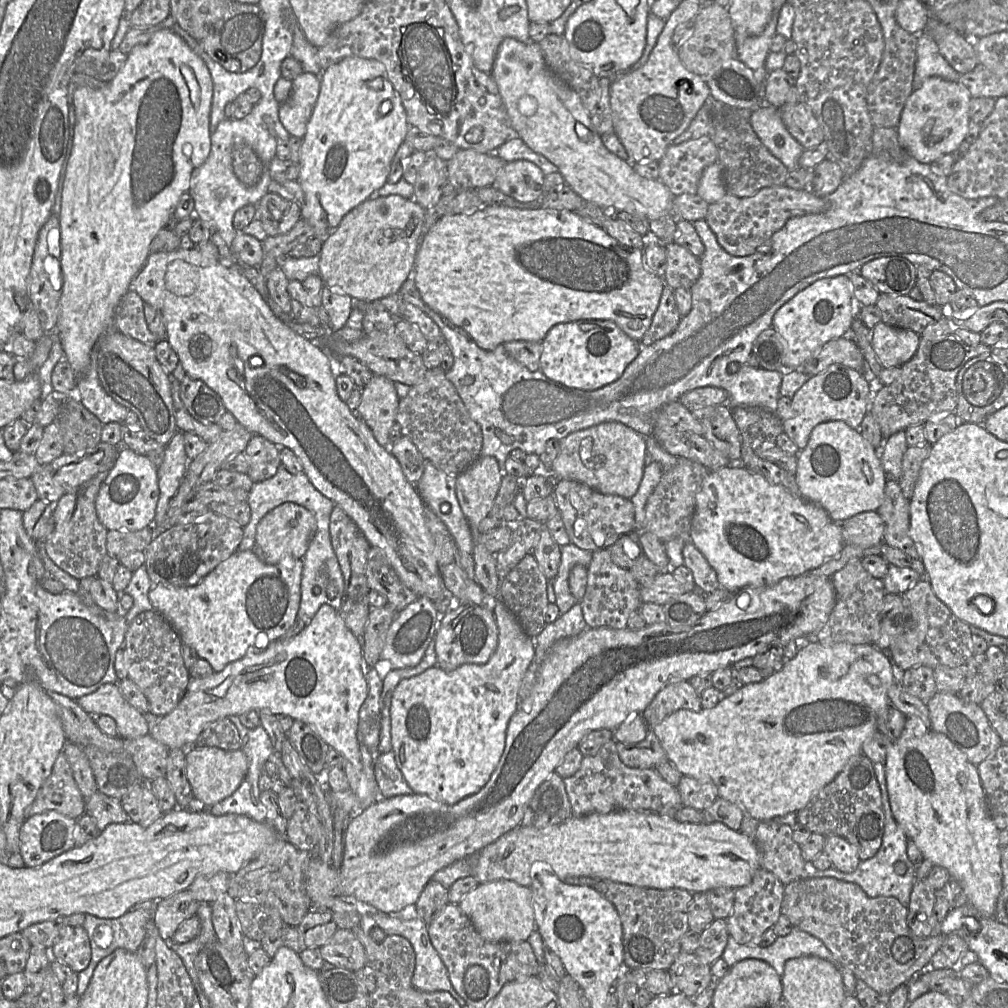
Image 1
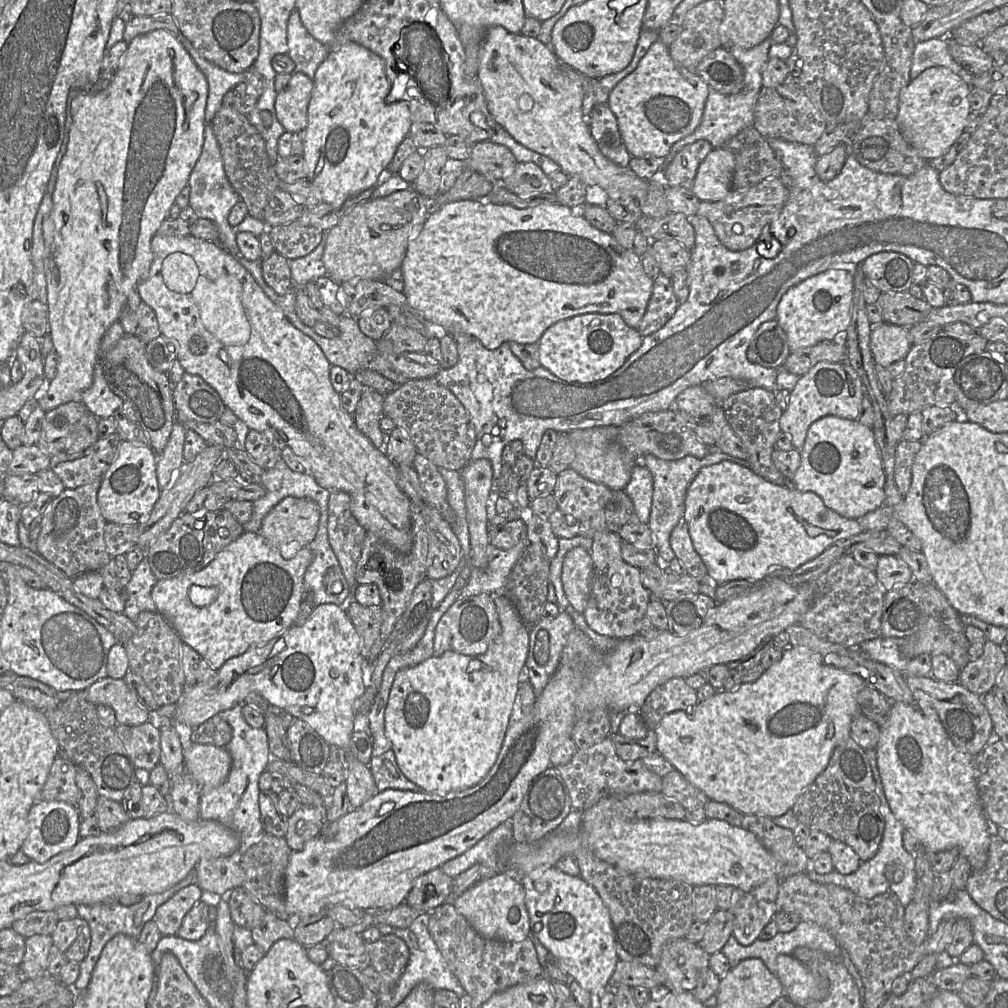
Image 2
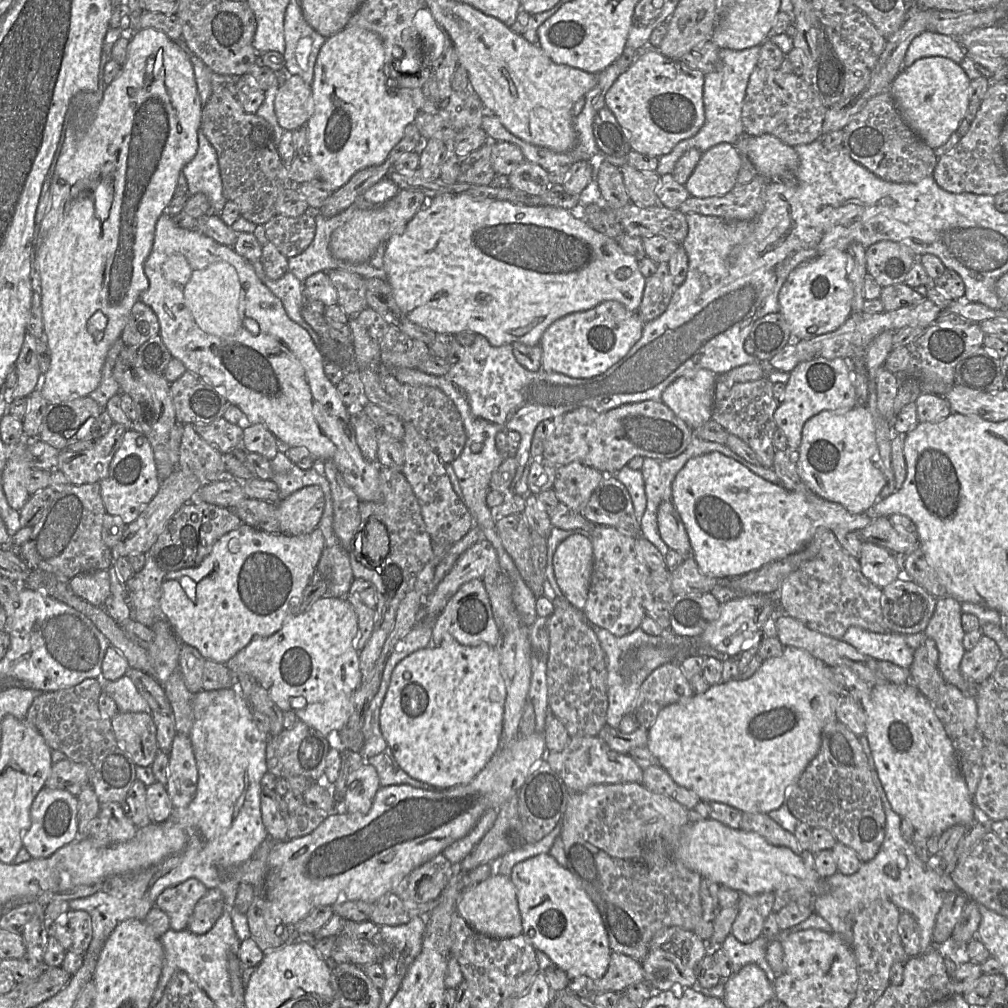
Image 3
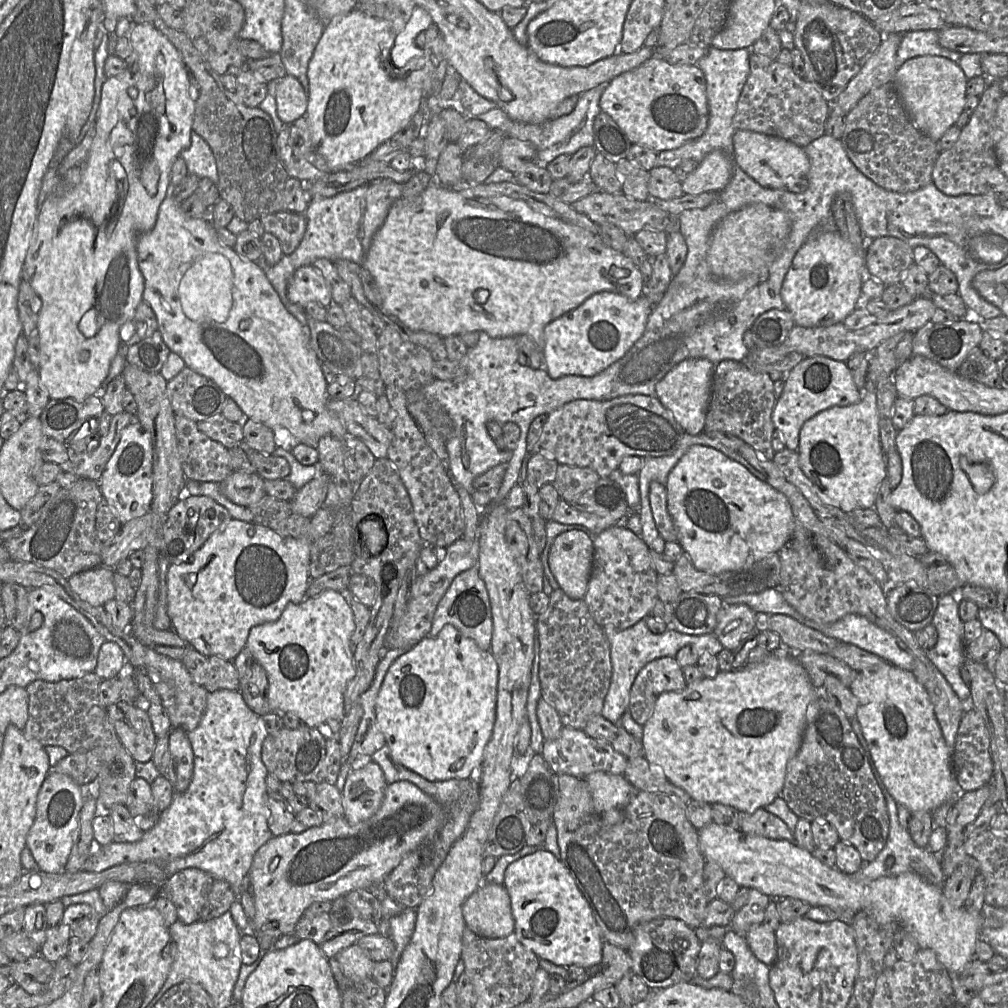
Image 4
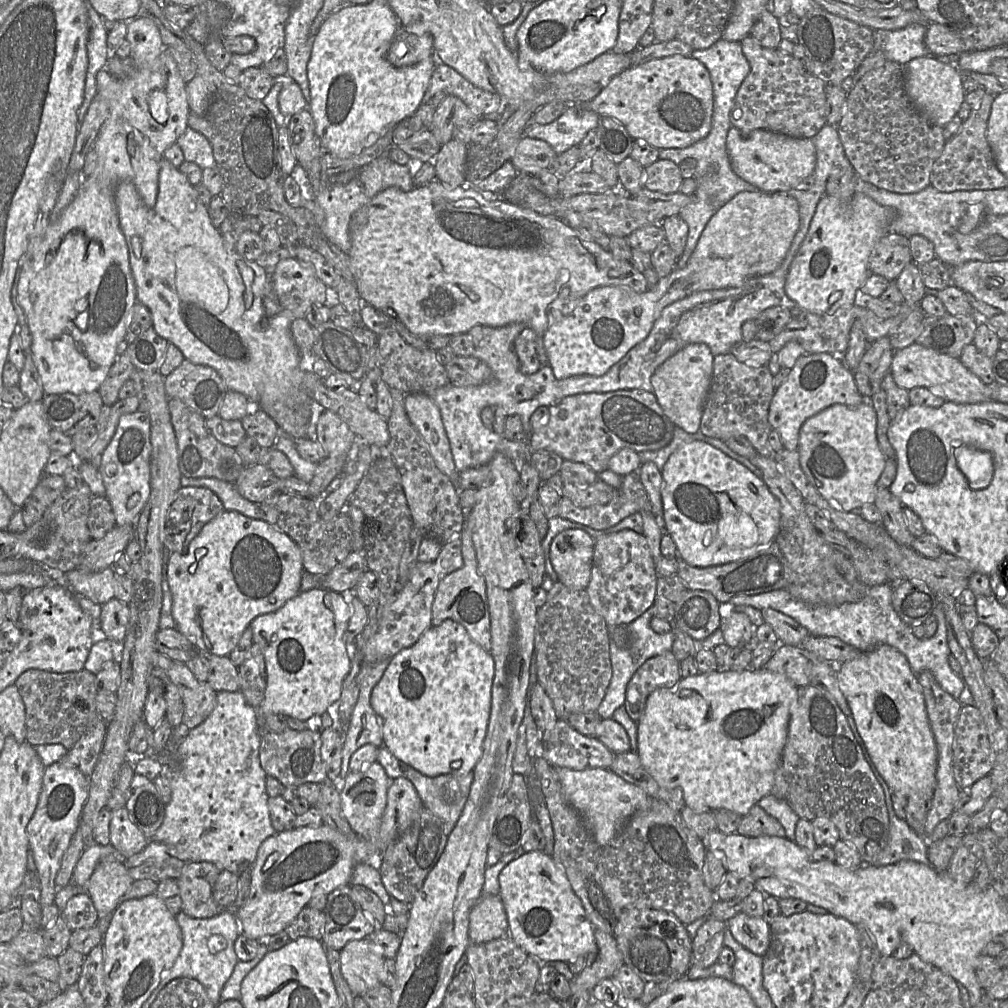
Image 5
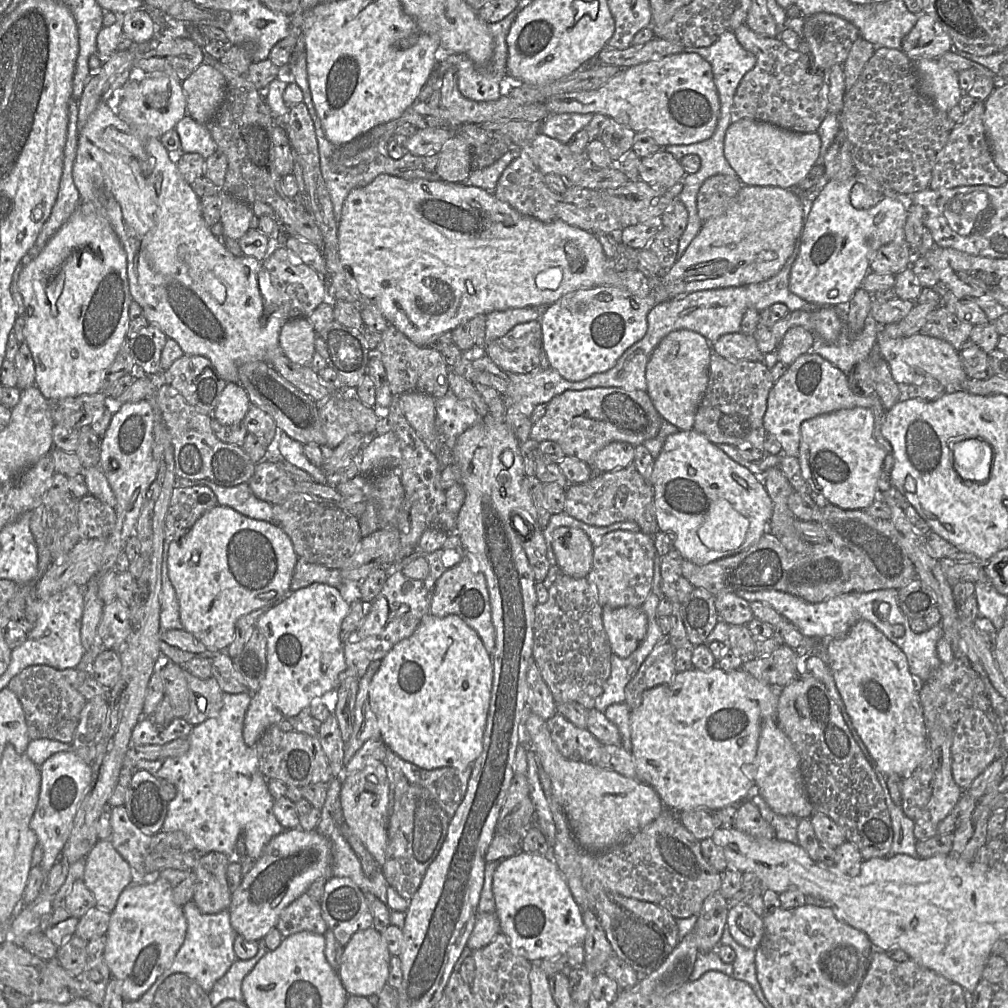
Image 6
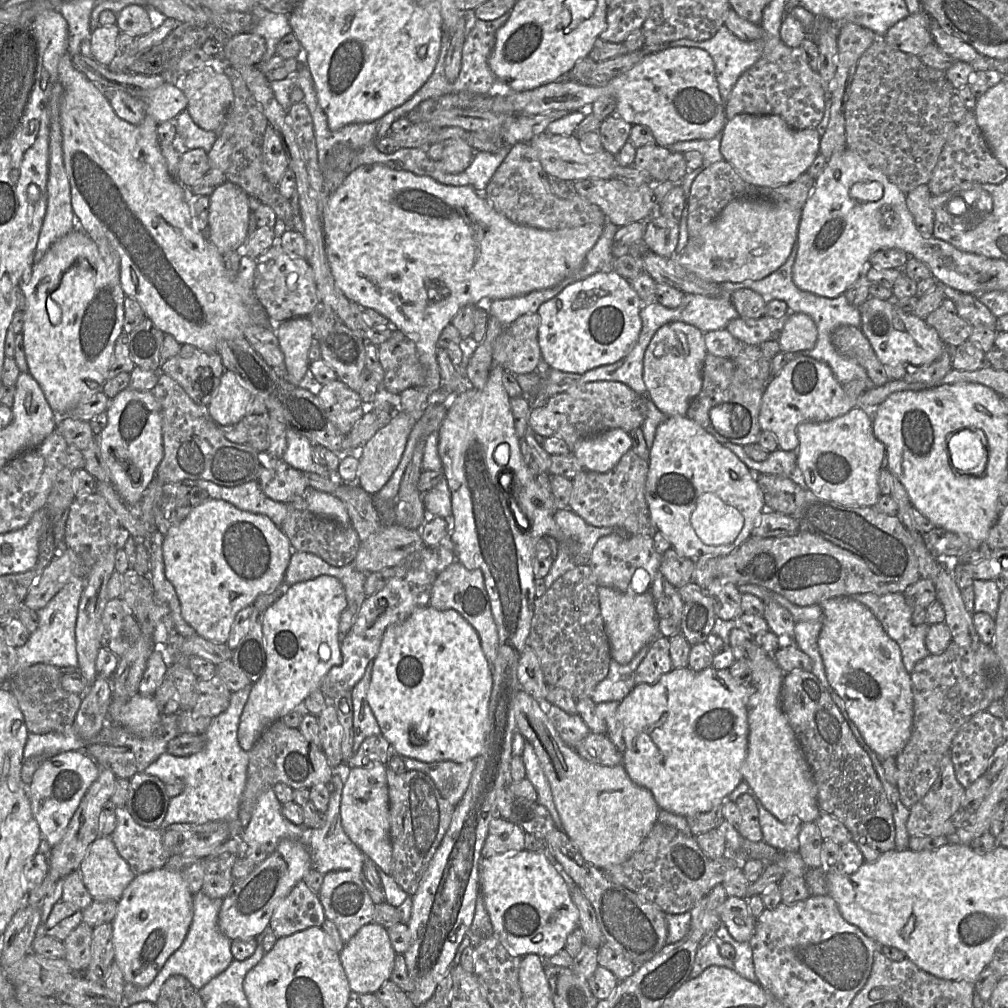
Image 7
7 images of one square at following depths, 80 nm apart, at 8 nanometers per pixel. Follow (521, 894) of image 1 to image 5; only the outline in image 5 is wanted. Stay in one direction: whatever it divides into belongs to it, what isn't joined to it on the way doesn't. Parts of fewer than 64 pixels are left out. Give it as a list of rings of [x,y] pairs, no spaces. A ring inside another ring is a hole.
[[[482,893],[469,915],[470,943],[485,943],[508,933],[508,918],[501,897]]]

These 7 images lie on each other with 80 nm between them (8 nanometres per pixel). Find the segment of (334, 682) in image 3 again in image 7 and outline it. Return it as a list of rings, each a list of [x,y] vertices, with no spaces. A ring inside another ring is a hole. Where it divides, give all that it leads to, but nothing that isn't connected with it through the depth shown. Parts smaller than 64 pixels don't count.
[[[321,575],[312,580],[289,586],[285,593],[264,612],[263,635],[266,651],[266,667],[260,679],[253,684],[244,706],[238,728],[238,741],[244,751],[249,752],[264,730],[273,722],[282,719],[315,690],[330,669],[341,665],[343,656],[339,641],[341,614],[348,607],[343,584],[335,577]]]

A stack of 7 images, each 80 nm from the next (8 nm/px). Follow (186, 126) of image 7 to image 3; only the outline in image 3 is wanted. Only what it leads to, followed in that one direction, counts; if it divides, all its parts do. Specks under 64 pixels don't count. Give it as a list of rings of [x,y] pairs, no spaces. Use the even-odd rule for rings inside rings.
[[[201,131],[198,132],[199,147],[191,162],[183,168],[189,184],[190,196],[203,193],[208,197],[213,214],[221,214],[226,202],[215,148]]]

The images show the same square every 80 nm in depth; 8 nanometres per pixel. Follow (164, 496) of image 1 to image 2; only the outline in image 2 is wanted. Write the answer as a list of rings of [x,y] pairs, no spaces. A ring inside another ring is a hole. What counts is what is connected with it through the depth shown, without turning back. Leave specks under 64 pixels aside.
[[[176,421],[163,452],[157,455],[157,479],[160,492],[171,481],[173,473],[184,463],[185,426]]]

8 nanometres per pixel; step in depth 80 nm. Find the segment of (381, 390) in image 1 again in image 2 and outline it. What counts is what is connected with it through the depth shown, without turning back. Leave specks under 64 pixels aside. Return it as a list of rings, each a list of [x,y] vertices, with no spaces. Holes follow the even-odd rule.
[[[365,388],[353,414],[357,428],[369,438],[375,448],[383,449],[385,435],[380,428],[380,420],[385,416],[383,402],[385,395]]]

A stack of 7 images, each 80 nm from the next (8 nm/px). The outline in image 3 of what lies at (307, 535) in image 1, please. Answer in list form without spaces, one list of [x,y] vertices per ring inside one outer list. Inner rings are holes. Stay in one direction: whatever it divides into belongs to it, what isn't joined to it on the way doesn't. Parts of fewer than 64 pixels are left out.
[[[304,487],[277,504],[276,519],[281,534],[297,536],[318,528],[325,506],[322,489]]]

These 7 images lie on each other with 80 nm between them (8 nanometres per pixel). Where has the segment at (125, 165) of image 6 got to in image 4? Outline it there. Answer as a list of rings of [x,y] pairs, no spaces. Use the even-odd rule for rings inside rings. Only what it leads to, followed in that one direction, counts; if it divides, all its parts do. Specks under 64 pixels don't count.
[[[168,187],[168,195],[162,201],[152,230],[141,234],[136,243],[136,251],[140,272],[144,278],[142,301],[147,303],[155,313],[158,329],[163,341],[171,352],[178,354],[185,362],[186,367],[211,379],[224,392],[233,399],[243,413],[255,422],[261,422],[271,429],[280,427],[287,429],[299,443],[317,448],[319,440],[324,436],[332,436],[344,441],[350,436],[340,419],[327,407],[330,396],[327,392],[328,383],[322,373],[320,360],[310,345],[310,336],[303,332],[303,325],[287,311],[278,293],[273,288],[265,272],[255,262],[240,256],[233,248],[224,245],[218,238],[216,229],[211,222],[204,218],[187,216],[181,205],[172,197],[174,187]]]

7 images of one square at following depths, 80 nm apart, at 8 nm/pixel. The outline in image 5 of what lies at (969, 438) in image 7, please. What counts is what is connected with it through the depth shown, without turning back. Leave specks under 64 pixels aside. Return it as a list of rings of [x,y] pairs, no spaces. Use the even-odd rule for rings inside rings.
[[[967,445],[954,448],[954,452],[957,465],[972,488],[979,489],[983,479],[988,474],[993,475],[993,459],[989,452]]]

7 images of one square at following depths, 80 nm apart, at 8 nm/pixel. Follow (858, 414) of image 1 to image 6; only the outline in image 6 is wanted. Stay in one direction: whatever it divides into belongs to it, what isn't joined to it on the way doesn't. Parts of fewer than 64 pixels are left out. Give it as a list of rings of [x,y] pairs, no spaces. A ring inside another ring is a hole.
[[[807,353],[799,356],[773,384],[763,425],[781,444],[782,455],[798,457],[800,426],[805,420],[841,409],[872,408],[876,401],[881,401],[876,393],[865,397],[855,395],[849,387],[847,374],[822,356]]]

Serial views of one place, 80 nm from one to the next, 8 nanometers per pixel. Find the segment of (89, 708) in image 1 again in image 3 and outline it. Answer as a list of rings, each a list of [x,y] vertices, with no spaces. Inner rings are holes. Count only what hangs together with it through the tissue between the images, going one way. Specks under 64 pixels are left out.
[[[126,675],[114,681],[102,681],[101,690],[115,701],[120,712],[147,712],[151,714],[148,703],[140,695],[130,677]]]

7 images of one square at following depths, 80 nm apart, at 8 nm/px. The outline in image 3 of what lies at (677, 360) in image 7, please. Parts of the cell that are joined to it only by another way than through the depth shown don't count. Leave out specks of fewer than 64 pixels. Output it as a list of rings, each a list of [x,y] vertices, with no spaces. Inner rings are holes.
[[[700,369],[693,376],[681,376],[663,391],[661,401],[692,430],[695,430],[712,420],[717,376],[708,369]]]

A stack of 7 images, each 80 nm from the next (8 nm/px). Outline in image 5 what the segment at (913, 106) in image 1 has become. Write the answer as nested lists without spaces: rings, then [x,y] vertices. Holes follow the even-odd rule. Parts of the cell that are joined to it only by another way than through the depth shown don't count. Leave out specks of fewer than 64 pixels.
[[[917,57],[909,61],[904,66],[904,83],[912,103],[931,123],[942,128],[958,114],[966,97],[958,67],[933,57]]]

